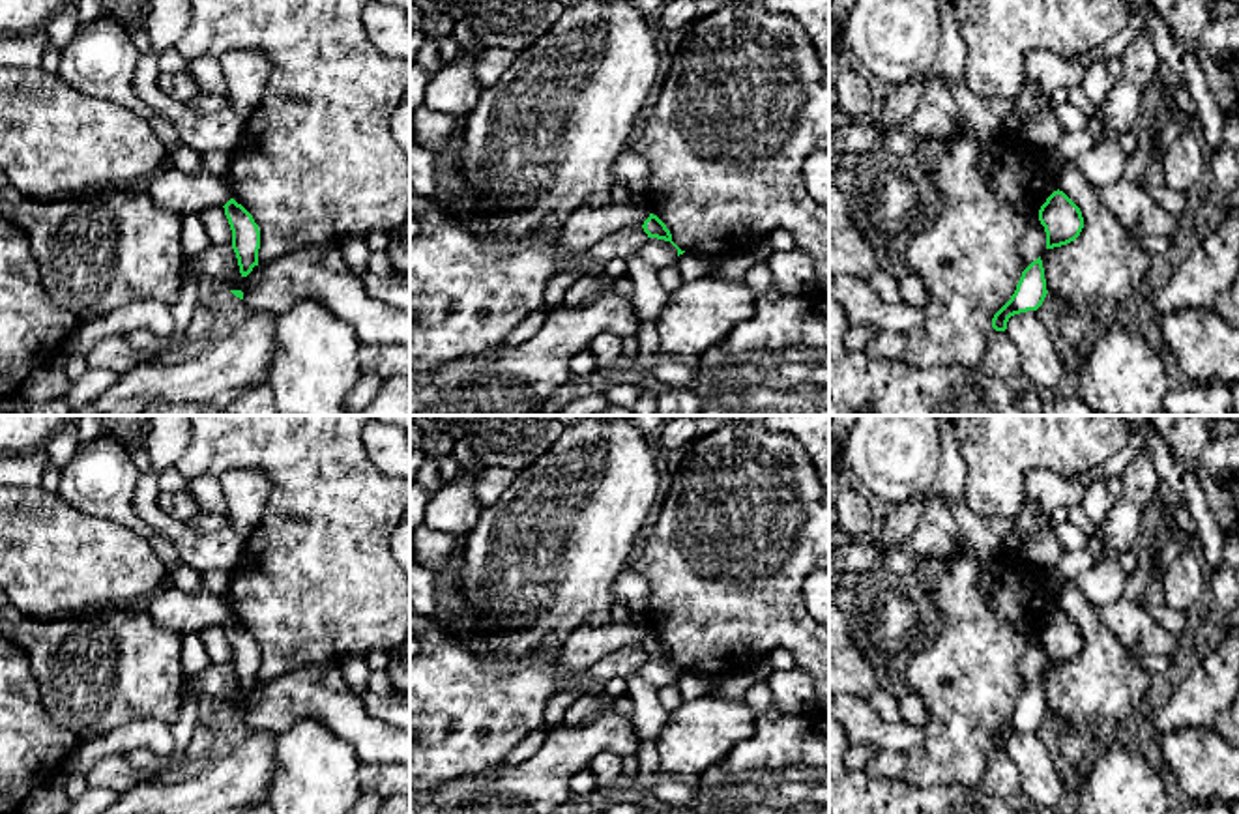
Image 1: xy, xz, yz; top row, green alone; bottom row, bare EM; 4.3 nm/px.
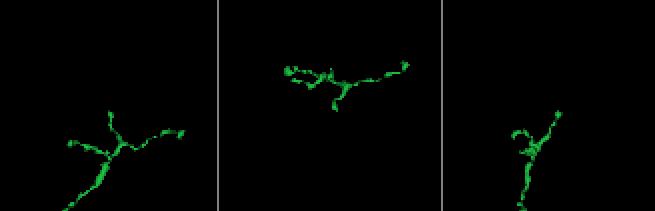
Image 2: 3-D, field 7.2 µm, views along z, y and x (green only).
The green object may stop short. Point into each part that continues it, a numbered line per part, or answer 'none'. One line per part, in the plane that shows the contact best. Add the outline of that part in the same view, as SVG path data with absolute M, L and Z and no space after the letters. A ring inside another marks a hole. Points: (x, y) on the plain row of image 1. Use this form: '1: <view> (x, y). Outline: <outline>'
none

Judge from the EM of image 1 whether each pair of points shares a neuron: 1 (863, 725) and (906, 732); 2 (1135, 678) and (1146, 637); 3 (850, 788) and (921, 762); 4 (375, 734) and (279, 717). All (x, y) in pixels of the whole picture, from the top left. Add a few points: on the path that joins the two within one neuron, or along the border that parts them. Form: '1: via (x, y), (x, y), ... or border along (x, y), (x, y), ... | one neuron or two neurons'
1: via (874, 732), (895, 732) | one neuron
2: border along (1108, 627), (1138, 659) | two neurons
3: border along (901, 777), (914, 786), (944, 786) | two neurons
4: via (350, 721), (337, 708), (304, 708) | one neuron

